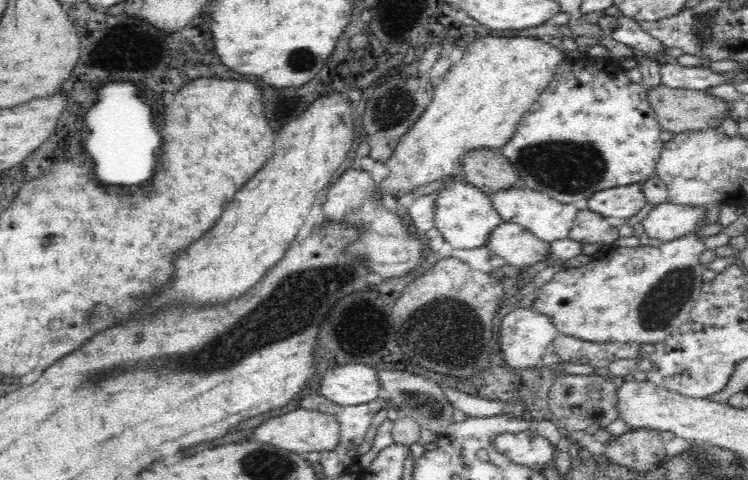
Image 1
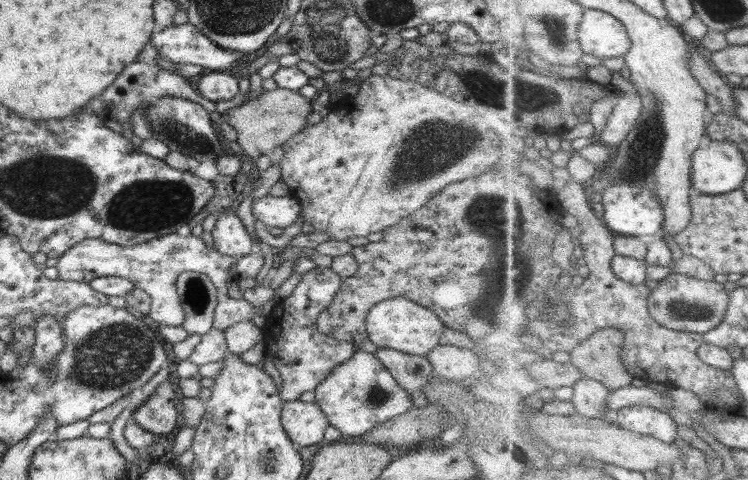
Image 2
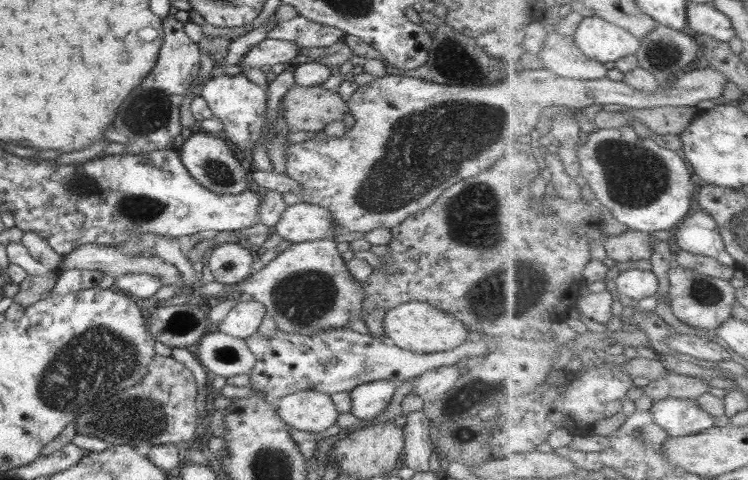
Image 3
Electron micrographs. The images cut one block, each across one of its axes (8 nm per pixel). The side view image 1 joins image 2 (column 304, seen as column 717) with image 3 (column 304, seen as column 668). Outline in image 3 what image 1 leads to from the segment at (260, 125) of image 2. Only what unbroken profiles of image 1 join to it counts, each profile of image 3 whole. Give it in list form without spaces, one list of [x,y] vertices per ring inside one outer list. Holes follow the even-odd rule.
[[[294,85],[281,98],[282,118],[286,121],[291,132],[322,132],[324,127],[334,121],[342,121],[345,114],[350,110],[347,101],[344,100],[336,91],[330,91],[318,86]]]

